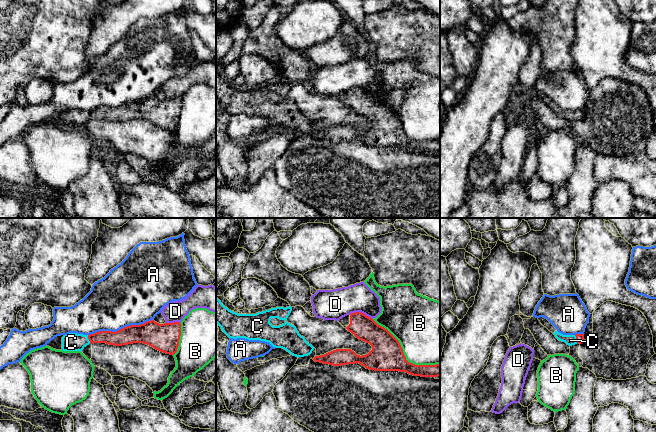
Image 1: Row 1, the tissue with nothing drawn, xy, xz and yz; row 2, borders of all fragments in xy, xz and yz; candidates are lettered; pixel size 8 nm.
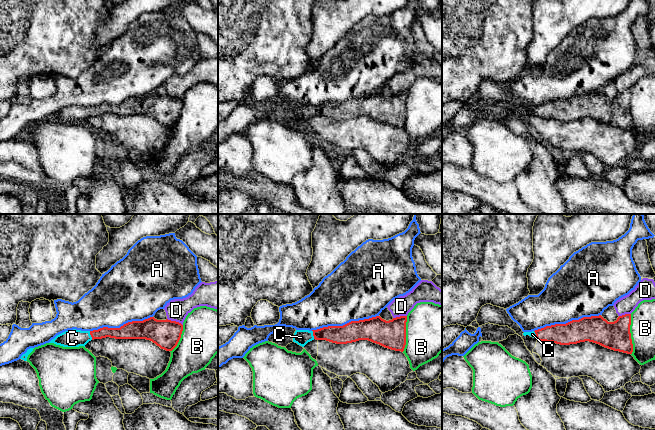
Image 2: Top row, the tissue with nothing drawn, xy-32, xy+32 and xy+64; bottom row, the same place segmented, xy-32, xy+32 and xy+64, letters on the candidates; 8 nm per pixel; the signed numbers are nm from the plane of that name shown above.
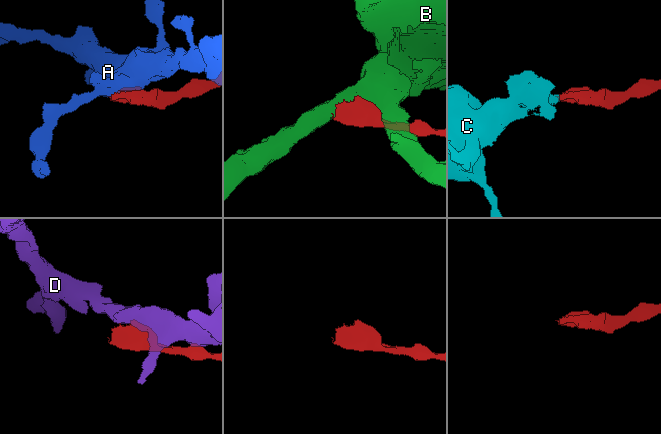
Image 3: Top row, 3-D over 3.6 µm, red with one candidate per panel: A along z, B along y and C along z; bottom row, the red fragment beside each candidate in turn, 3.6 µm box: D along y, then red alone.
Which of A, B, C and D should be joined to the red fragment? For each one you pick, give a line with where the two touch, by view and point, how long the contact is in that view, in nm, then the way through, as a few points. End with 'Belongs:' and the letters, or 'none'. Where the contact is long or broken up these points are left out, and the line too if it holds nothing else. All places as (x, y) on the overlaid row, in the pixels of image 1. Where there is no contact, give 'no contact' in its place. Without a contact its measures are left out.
C: contact xy (88, 338); length 80 nm; way xy (118, 338), (88, 338), (82, 341), (71, 342)
Belongs: C

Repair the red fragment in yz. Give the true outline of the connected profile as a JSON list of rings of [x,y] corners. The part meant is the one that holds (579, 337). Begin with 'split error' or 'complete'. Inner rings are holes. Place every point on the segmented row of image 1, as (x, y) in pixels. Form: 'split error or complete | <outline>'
split error | [[[555,331],[553,334],[559,341],[565,342],[569,346],[575,345],[577,343],[582,344],[585,341],[584,334],[563,335],[558,331]]]

